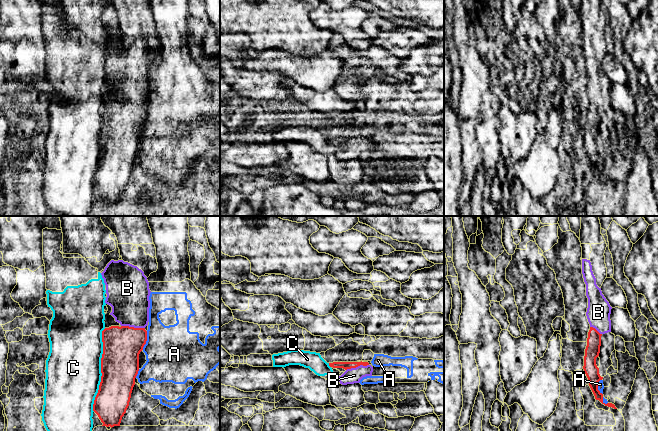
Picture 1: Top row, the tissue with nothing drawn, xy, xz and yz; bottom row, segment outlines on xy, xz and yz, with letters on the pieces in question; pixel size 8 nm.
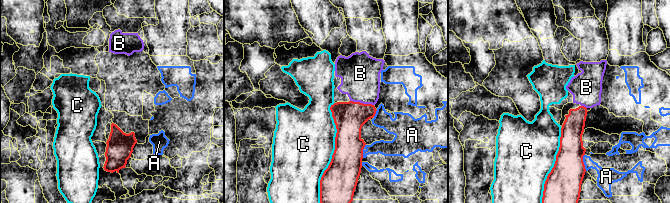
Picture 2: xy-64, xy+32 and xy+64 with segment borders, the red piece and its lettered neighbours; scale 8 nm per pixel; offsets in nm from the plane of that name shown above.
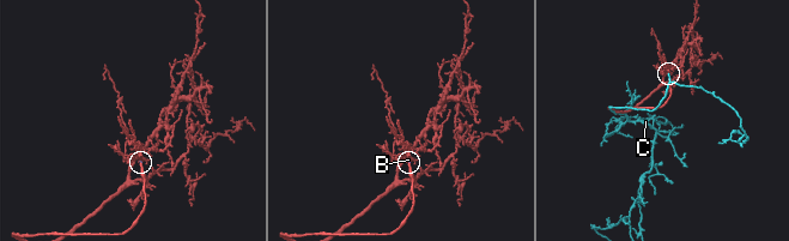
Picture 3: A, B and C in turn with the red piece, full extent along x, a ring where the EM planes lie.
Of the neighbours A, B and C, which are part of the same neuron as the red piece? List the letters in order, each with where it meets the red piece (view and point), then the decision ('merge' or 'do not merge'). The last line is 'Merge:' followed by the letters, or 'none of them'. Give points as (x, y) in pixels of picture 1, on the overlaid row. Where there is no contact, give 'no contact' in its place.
A: xy (146, 340) | do not merge
B: xy (133, 327) | merge
C: xy (101, 370) | do not merge
Merge: B

